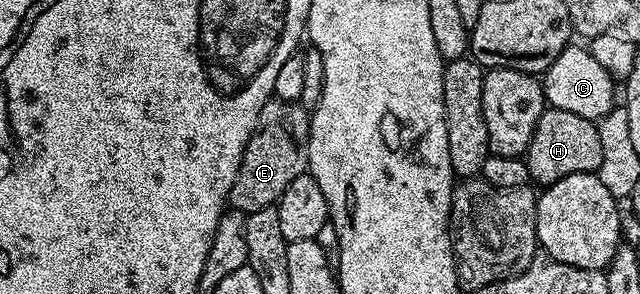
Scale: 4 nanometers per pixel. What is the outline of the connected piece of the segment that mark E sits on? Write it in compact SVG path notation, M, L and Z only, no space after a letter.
M269 100L256 122L256 131L244 149L238 176L230 188L228 206L246 216L267 206L275 206L282 192L308 169L308 137L312 119L299 102Z

